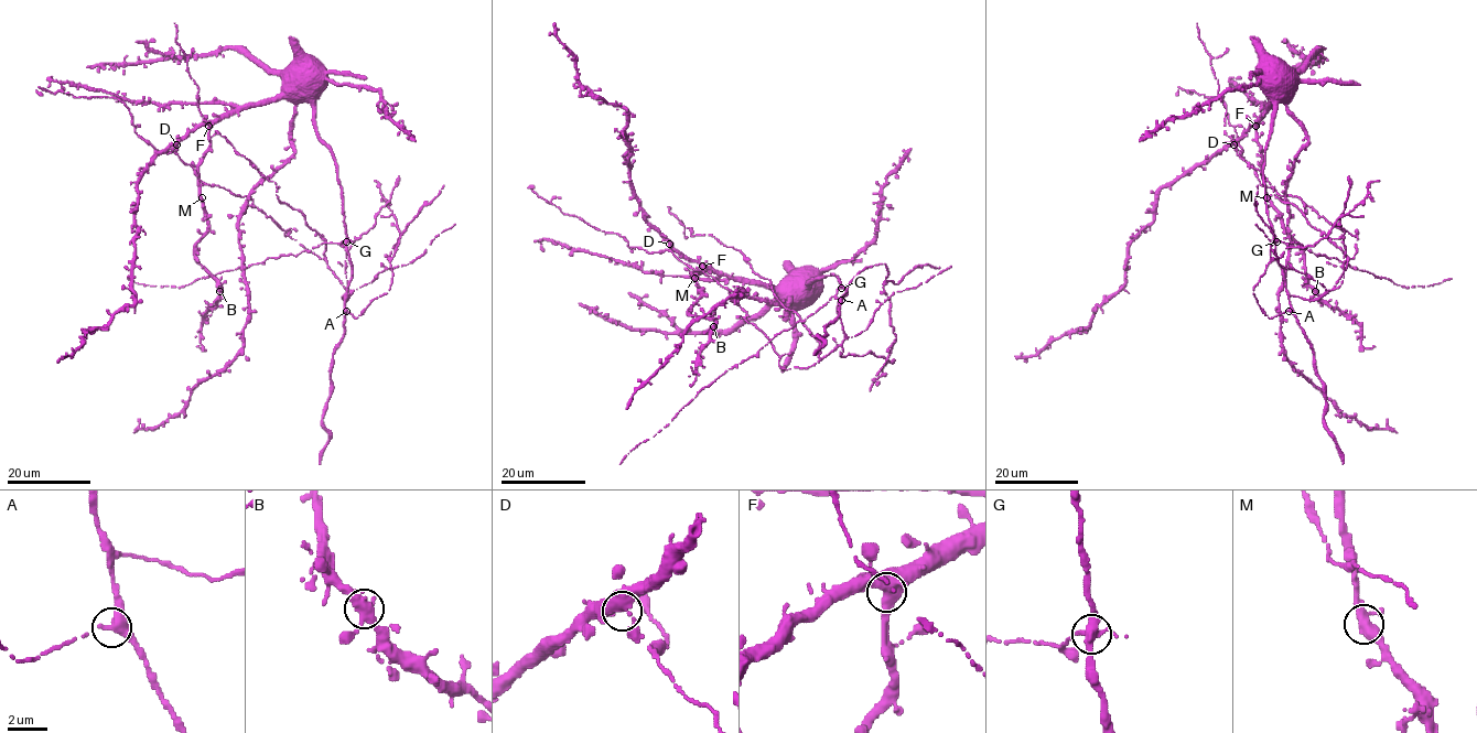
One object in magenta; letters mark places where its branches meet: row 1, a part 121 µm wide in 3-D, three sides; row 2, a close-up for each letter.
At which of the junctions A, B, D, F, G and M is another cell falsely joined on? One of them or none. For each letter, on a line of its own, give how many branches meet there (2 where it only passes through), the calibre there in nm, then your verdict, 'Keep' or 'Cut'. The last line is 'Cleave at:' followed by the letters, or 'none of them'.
A: Branches: 3. Thickness 360 nm. Keep
B: Branches: 4. Thickness 380 nm. Keep
D: Branches: 3. Thickness 360 nm. Keep
F: Branches: 4. Thickness 400 nm. Keep
G: Branches: 4. Thickness 400 nm. Cut
M: Branches: 3. Thickness 400 nm. Keep
Cleave at: G

